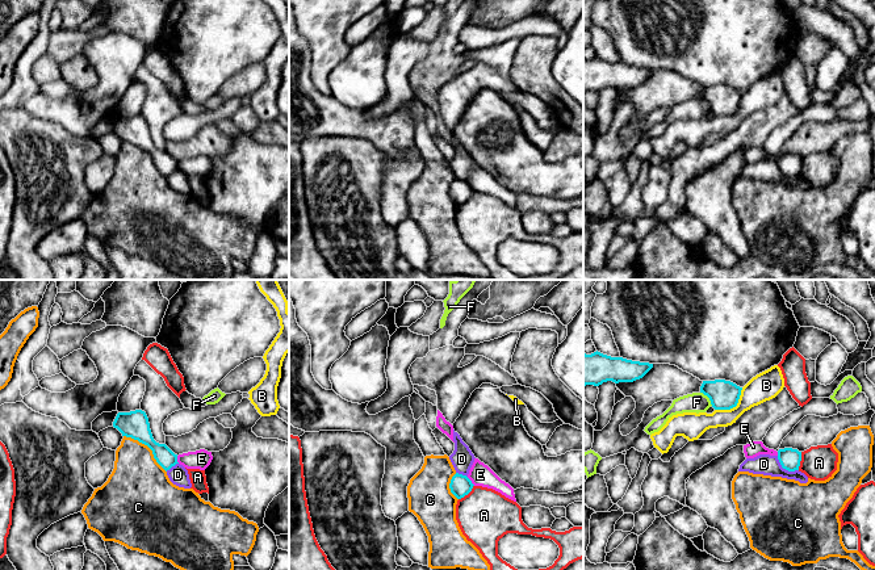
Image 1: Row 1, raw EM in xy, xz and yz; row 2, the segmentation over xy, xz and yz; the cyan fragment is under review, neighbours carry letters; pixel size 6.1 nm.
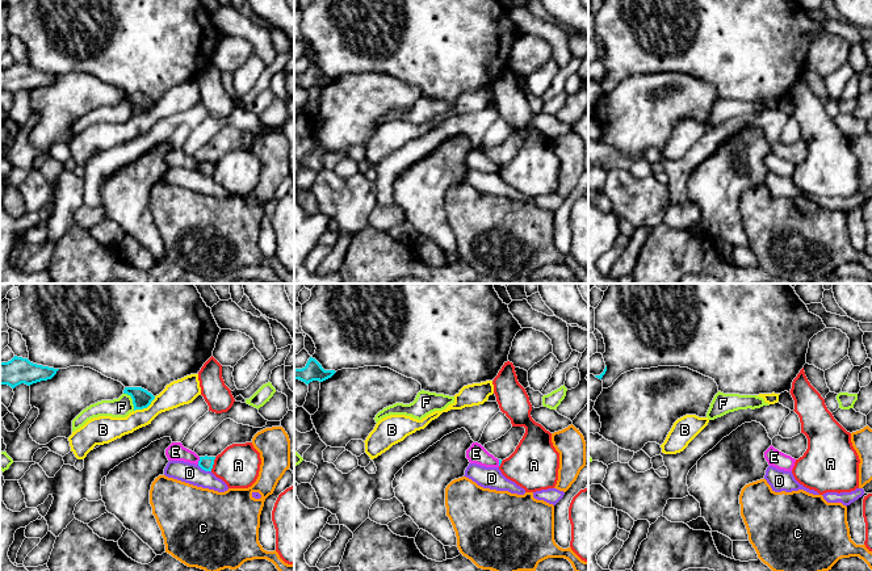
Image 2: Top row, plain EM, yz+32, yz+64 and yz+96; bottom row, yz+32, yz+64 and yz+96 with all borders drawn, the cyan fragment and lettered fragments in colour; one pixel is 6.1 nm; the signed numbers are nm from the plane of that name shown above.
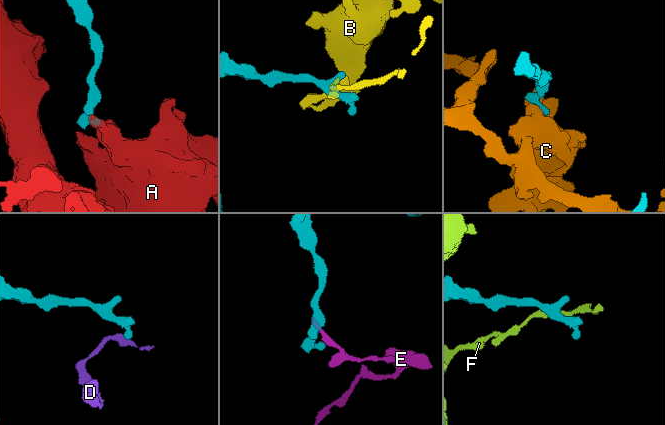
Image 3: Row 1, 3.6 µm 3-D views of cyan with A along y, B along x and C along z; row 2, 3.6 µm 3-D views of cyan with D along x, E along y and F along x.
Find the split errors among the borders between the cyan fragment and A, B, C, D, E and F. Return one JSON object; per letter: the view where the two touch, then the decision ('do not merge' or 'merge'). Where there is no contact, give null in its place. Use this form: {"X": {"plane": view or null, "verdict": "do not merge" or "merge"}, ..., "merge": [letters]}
{"A": {"plane": "xz", "verdict": "do not merge"}, "B": {"plane": "yz", "verdict": "do not merge"}, "C": {"plane": "xy", "verdict": "do not merge"}, "D": {"plane": "yz", "verdict": "do not merge"}, "E": {"plane": "xz", "verdict": "do not merge"}, "F": {"plane": "yz", "verdict": "do not merge"}, "merge": []}

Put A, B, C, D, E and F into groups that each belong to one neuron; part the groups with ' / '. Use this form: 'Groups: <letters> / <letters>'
Groups: A / B / C / D / E / F

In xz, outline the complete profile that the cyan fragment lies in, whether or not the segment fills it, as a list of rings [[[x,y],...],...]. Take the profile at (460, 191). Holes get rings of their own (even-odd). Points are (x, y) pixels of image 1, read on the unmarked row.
[[[456,179],[452,183],[451,189],[449,189],[451,198],[457,205],[461,205],[465,201],[468,201],[472,197],[473,192],[474,190],[472,189],[472,186],[466,181],[462,181],[459,179]]]

